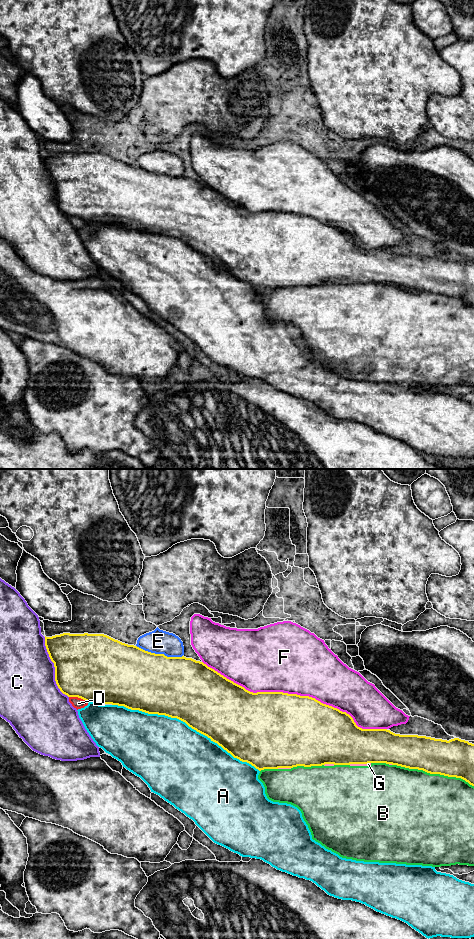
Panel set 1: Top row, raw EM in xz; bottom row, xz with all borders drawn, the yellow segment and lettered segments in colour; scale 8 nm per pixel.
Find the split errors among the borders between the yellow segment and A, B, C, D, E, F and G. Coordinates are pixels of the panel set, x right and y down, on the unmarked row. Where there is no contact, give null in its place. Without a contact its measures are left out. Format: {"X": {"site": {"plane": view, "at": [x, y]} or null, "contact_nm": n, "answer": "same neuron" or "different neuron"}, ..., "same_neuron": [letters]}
{"A": {"site": {"plane": "xz", "at": [186, 243]}, "contact_nm": 1300, "answer": "different neuron"}, "B": {"site": {"plane": "xz", "at": [433, 293]}, "contact_nm": 700, "answer": "different neuron"}, "C": {"site": {"plane": "xz", "at": [55, 188]}, "contact_nm": 500, "answer": "different neuron"}, "D": {"site": {"plane": "xz", "at": [79, 217]}, "contact_nm": 170, "answer": "different neuron"}, "E": {"site": {"plane": "xz", "at": [159, 174]}, "contact_nm": 380, "answer": "different neuron"}, "F": {"site": {"plane": "xz", "at": [295, 214]}, "contact_nm": 1600, "answer": "different neuron"}, "G": {"site": {"plane": "xz", "at": [359, 283]}, "contact_nm": 180, "answer": "different neuron"}, "same_neuron": []}

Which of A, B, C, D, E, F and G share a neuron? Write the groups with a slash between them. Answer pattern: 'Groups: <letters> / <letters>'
Groups: A / B G / C / D / E / F

